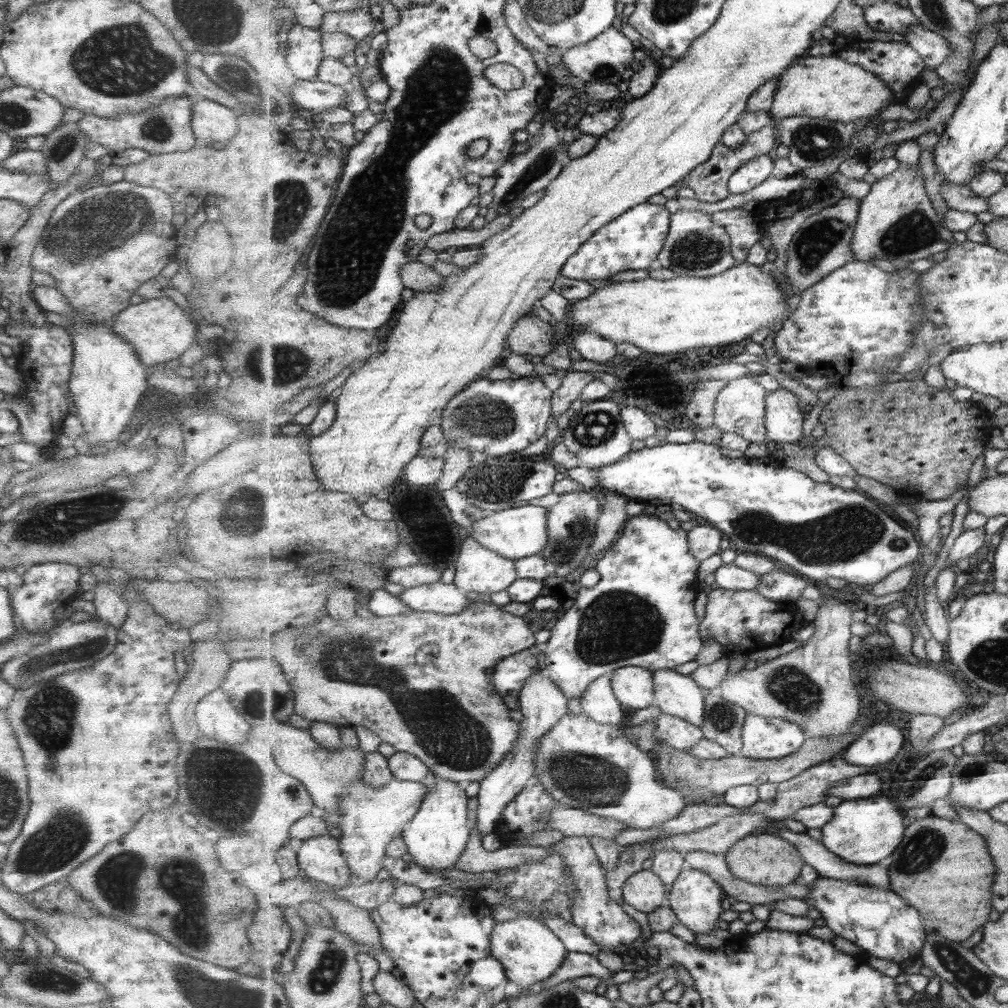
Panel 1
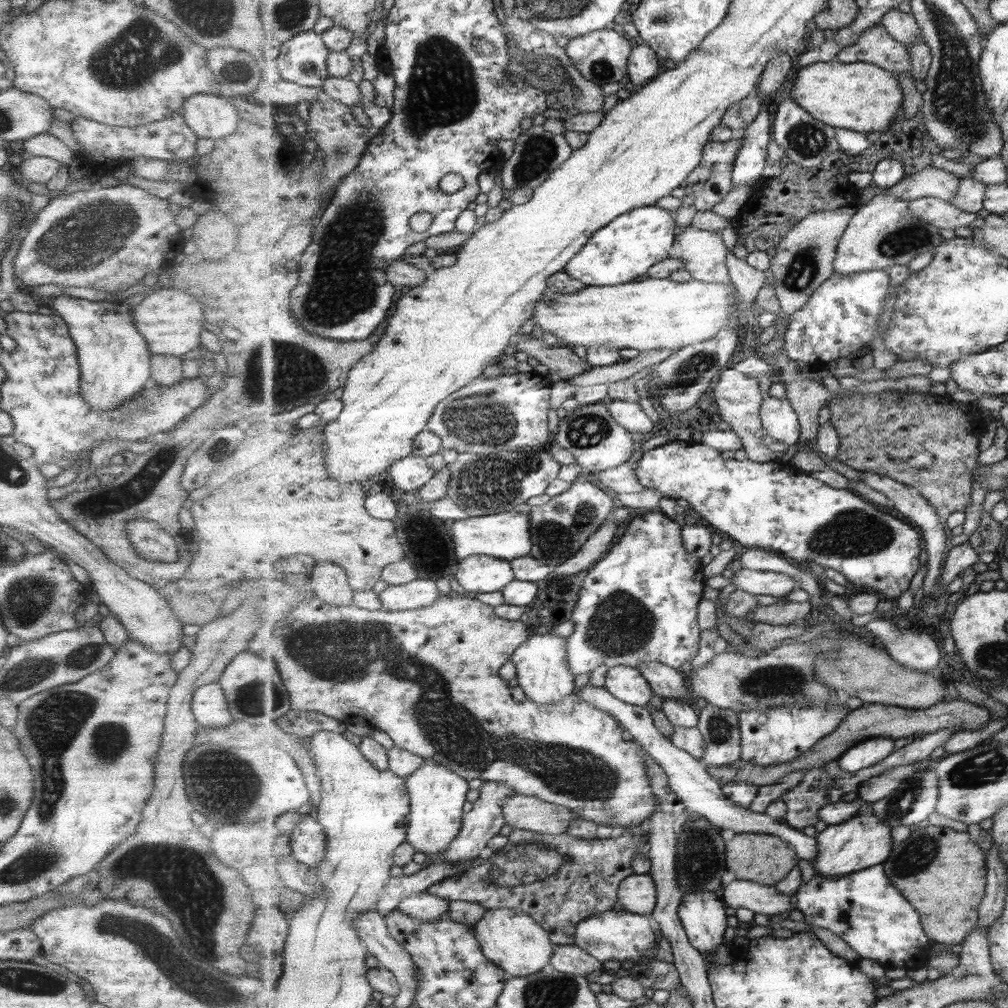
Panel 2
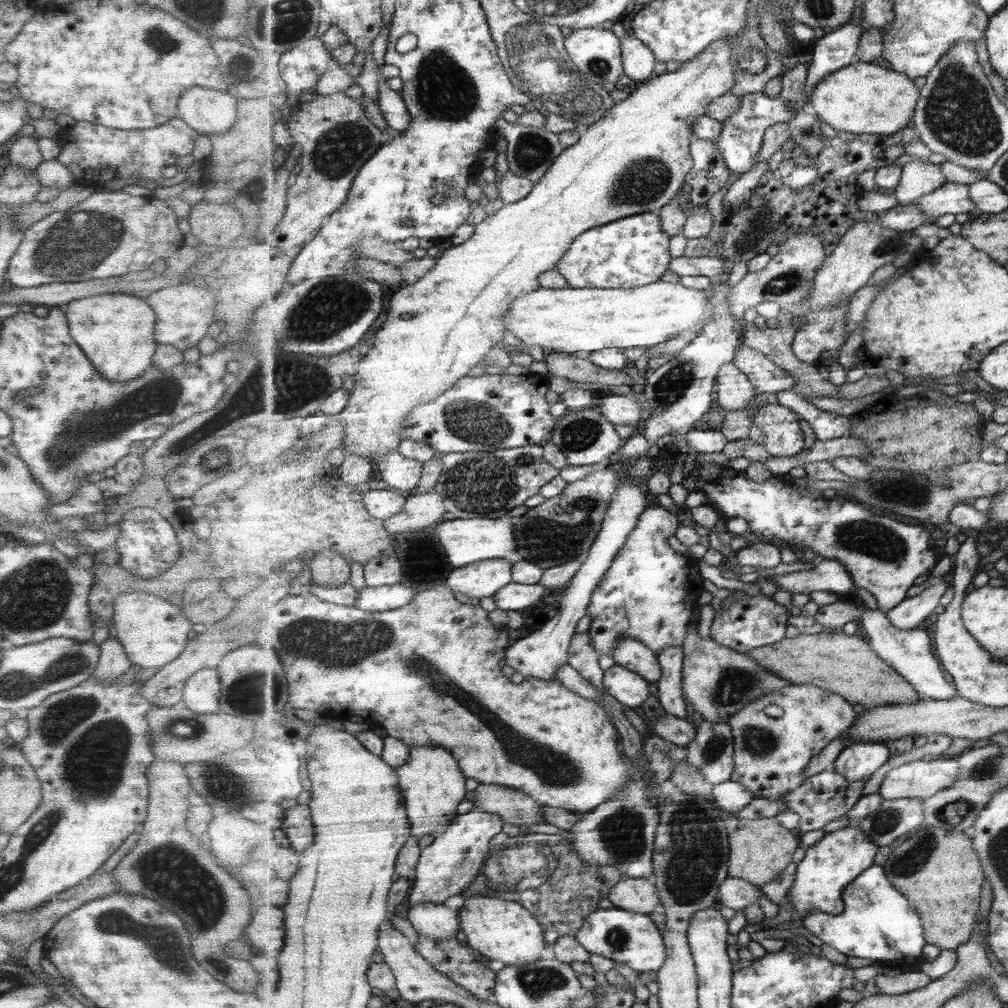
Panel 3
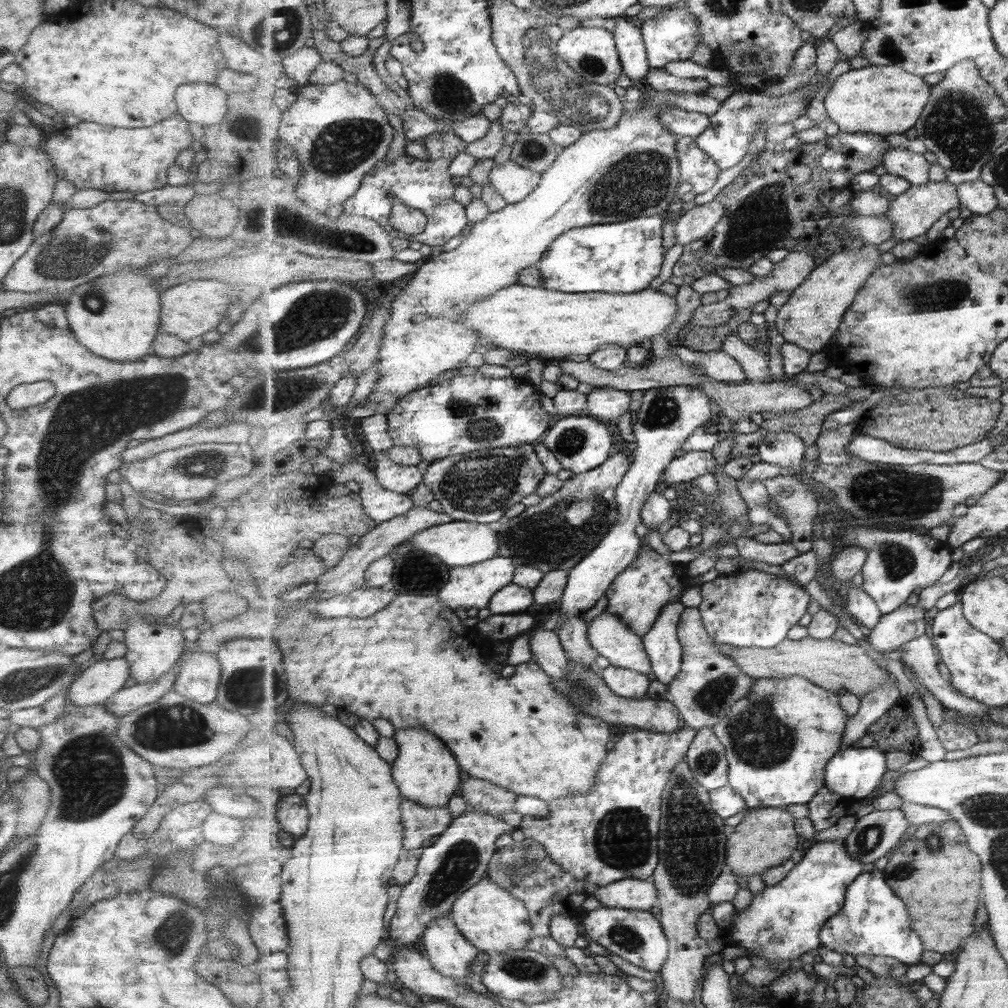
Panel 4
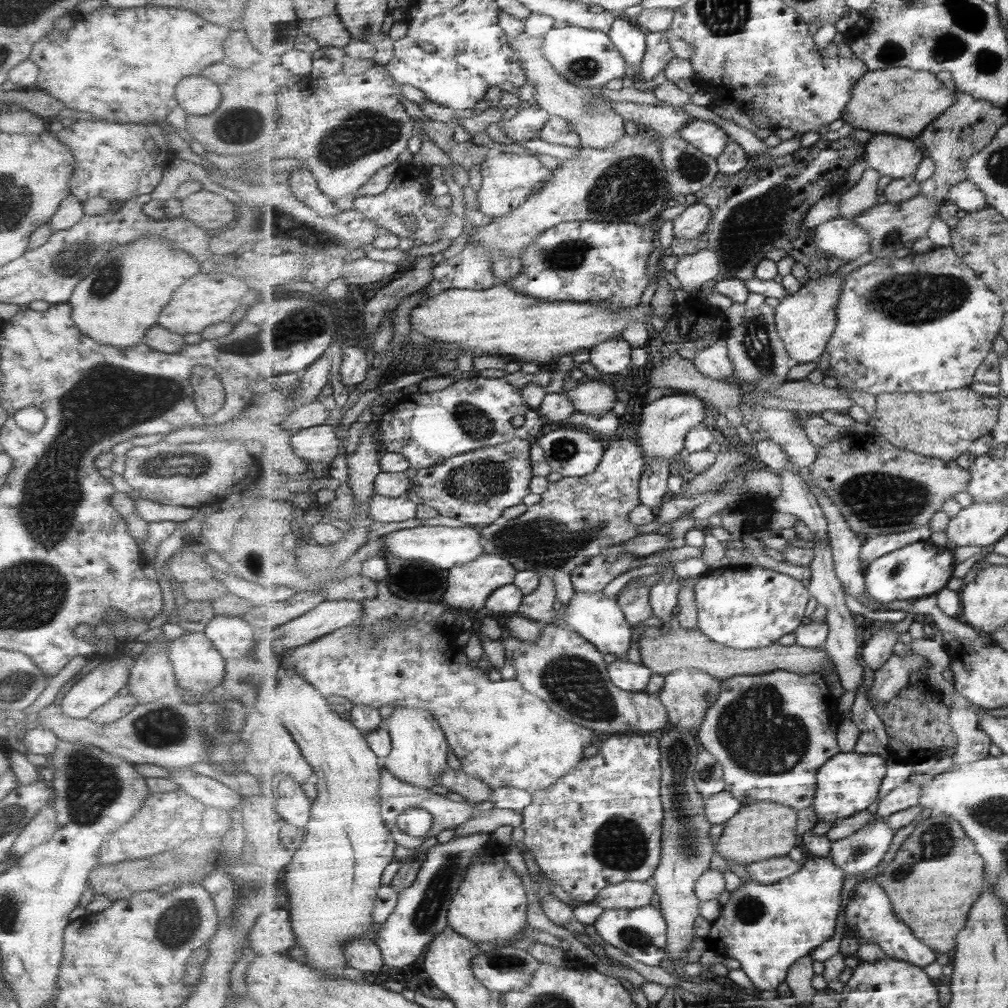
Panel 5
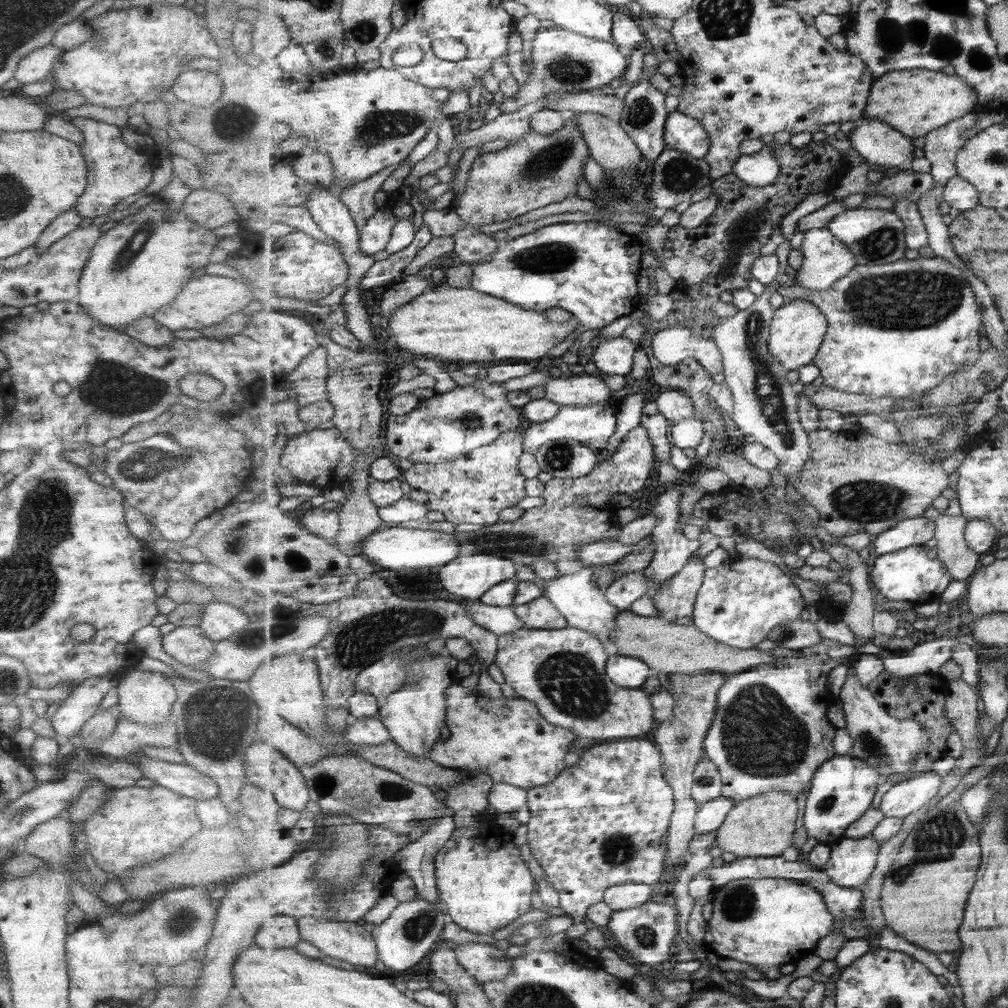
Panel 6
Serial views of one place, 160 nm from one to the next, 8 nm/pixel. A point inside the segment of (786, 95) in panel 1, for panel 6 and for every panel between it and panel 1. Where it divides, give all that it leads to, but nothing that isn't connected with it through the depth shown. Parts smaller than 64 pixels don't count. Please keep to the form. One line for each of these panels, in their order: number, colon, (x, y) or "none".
2: (859, 96)
3: (865, 99)
4: (883, 100)
5: (898, 100)
6: (915, 102)

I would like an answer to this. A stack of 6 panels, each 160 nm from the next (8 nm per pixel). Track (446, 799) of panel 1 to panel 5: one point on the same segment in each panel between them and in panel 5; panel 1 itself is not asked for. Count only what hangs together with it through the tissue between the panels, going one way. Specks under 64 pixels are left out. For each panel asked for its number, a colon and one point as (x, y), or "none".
2: (438, 794)
3: (433, 783)
4: (428, 773)
5: (420, 748)

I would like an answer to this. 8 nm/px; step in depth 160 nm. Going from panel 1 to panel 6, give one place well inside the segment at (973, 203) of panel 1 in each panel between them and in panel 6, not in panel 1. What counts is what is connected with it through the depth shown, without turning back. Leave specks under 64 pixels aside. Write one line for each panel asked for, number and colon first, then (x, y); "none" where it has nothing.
2: (930, 181)
3: (919, 178)
4: (914, 167)
5: (897, 157)
6: (880, 144)

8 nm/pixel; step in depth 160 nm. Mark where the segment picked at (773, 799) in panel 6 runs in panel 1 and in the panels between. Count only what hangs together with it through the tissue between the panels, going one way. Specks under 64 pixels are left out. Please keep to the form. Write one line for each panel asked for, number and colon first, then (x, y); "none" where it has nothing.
1: (763, 859)
2: (764, 858)
3: (761, 849)
4: (766, 837)
5: (761, 831)

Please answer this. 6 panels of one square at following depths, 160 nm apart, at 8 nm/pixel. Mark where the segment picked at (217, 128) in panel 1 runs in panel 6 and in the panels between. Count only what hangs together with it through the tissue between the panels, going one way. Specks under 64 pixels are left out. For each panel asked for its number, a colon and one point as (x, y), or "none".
2: (208, 116)
3: (205, 111)
4: (202, 104)
5: (195, 95)
6: (197, 88)

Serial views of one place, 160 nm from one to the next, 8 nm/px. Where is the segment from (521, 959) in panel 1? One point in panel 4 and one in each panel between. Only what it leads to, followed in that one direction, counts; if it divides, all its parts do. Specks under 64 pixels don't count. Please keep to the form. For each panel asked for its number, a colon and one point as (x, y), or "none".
2: (514, 940)
3: (507, 933)
4: (493, 920)

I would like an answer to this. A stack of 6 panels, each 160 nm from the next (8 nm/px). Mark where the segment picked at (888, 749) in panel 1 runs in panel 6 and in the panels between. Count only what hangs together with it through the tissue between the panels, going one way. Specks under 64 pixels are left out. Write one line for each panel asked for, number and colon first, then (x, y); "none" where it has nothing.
2: (872, 751)
3: (859, 761)
4: (854, 772)
5: (849, 783)
6: (843, 789)

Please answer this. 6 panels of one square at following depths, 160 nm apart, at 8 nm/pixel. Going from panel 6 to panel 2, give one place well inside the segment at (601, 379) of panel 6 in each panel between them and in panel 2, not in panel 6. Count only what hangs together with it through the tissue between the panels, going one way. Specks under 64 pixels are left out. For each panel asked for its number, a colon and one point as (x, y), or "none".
2: (633, 416)
3: (621, 410)
4: (607, 404)
5: (593, 397)

